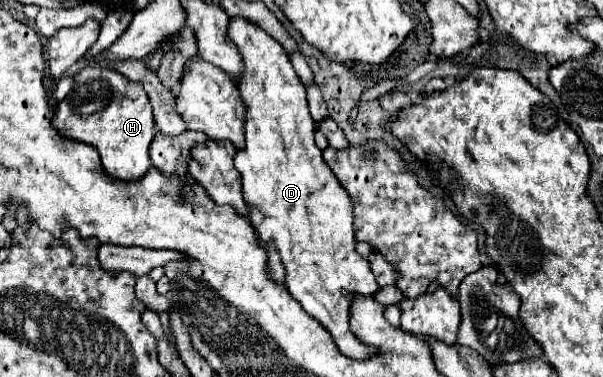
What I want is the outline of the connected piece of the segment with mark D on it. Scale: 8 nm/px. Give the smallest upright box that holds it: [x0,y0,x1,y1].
[229,18,377,360]

